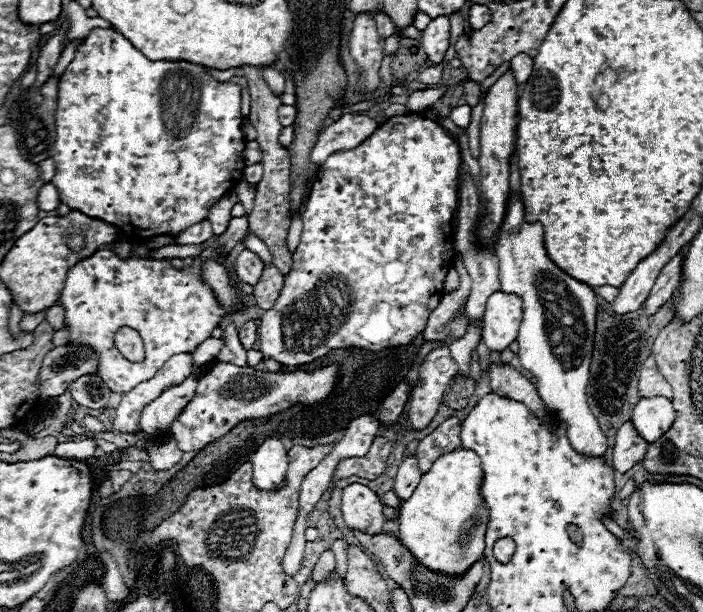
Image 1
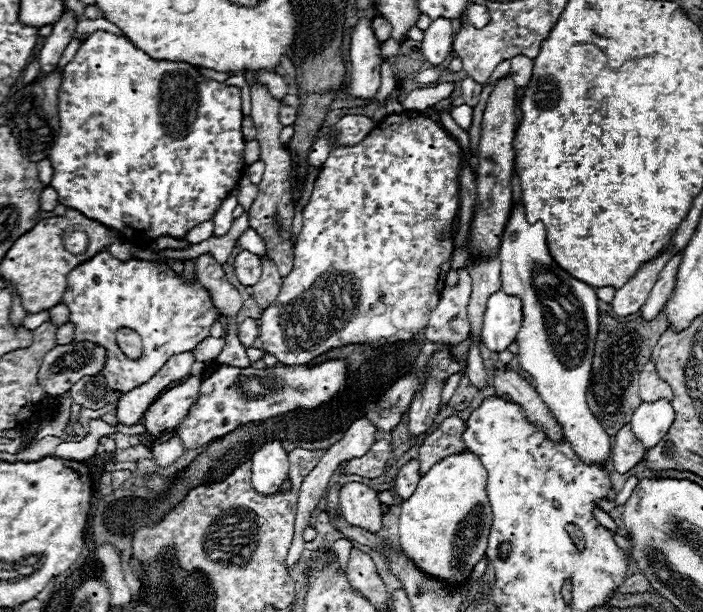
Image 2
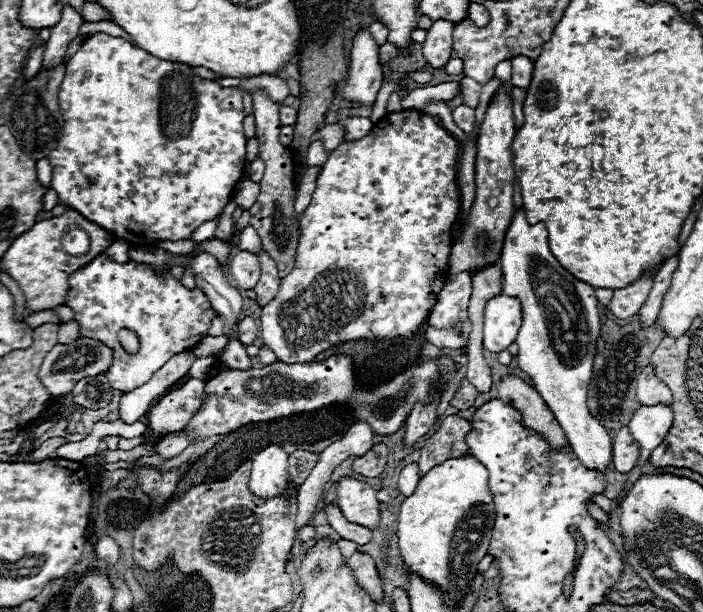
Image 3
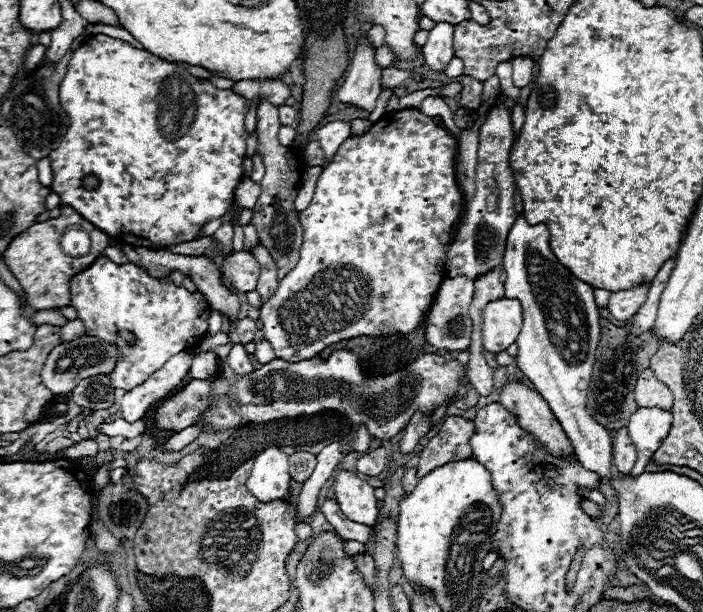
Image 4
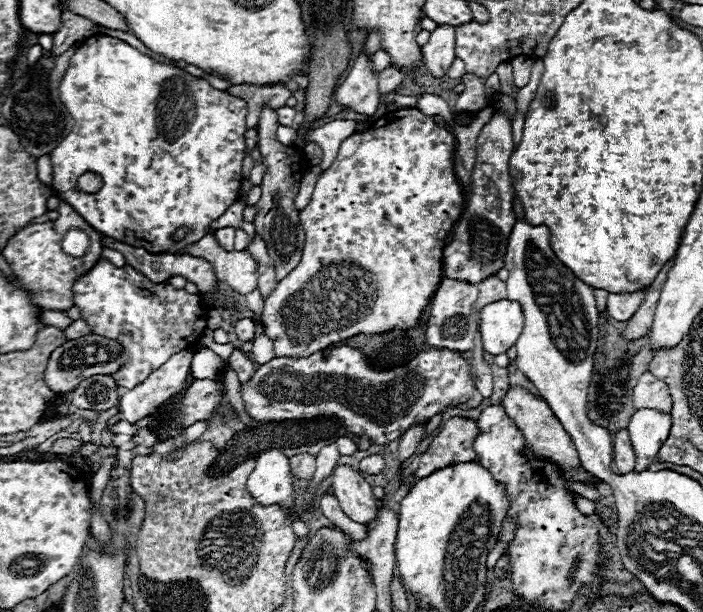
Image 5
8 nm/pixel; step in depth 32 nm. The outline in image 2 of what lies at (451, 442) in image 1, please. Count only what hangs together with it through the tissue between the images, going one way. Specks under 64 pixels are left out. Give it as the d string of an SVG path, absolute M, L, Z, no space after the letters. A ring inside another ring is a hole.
M448 416L430 436L424 440L424 444L418 450L418 462L420 462L420 474L426 474L436 462L440 462L446 456L460 454L466 450L462 434L466 430L466 422L458 416Z

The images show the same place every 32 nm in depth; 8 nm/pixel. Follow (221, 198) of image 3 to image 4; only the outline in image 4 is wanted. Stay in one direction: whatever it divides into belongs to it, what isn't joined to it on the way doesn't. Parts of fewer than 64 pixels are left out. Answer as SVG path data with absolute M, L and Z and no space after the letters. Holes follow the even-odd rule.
M96 34L84 40L84 44L72 54L72 60L68 64L68 72L60 84L60 104L66 110L66 114L70 116L72 124L66 132L66 136L62 138L60 146L56 150L52 150L50 154L50 162L52 162L52 172L54 172L54 180L52 180L52 190L60 196L62 204L72 206L84 220L92 222L98 230L106 232L108 236L122 240L126 244L132 246L144 246L150 250L162 250L170 244L182 244L182 242L190 242L196 240L202 226L208 224L210 220L220 218L228 206L234 204L234 192L238 188L238 184L242 182L242 160L246 158L246 130L244 130L244 116L246 116L246 100L242 96L236 96L232 90L220 90L214 88L208 80L200 80L190 76L188 72L184 76L180 76L176 70L180 66L174 62L166 62L160 60L144 50L138 50L134 46L130 46L124 40L118 38L110 38L104 34ZM86 176L98 176L100 178L100 186L96 190L84 190L80 186L80 180Z

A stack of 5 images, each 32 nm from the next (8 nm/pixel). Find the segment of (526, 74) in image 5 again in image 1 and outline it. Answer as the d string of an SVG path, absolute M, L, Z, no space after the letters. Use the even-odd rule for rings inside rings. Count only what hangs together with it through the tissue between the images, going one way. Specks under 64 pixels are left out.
M518 54L518 56L514 56L510 62L512 62L512 72L514 72L516 82L518 82L518 84L524 84L524 82L530 78L530 74L532 74L532 64L534 64L534 60L532 60L530 56L526 56L526 54Z

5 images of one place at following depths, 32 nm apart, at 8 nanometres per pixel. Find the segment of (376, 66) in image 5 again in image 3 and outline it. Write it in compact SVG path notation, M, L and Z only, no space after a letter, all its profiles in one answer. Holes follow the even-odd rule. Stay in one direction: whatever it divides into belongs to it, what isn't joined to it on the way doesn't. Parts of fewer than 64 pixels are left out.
M386 42L379 48L379 61L381 65L387 64L390 60L397 56L398 50L394 44Z

